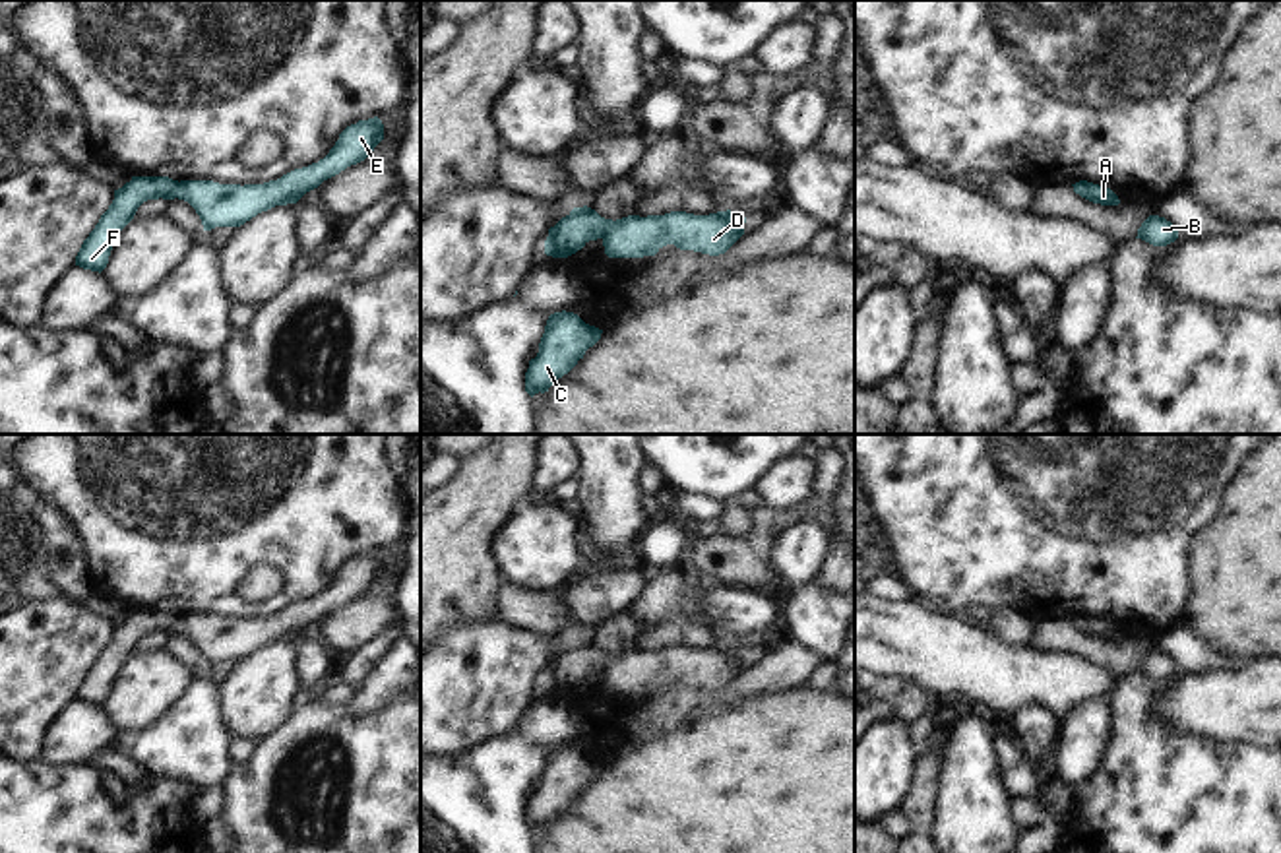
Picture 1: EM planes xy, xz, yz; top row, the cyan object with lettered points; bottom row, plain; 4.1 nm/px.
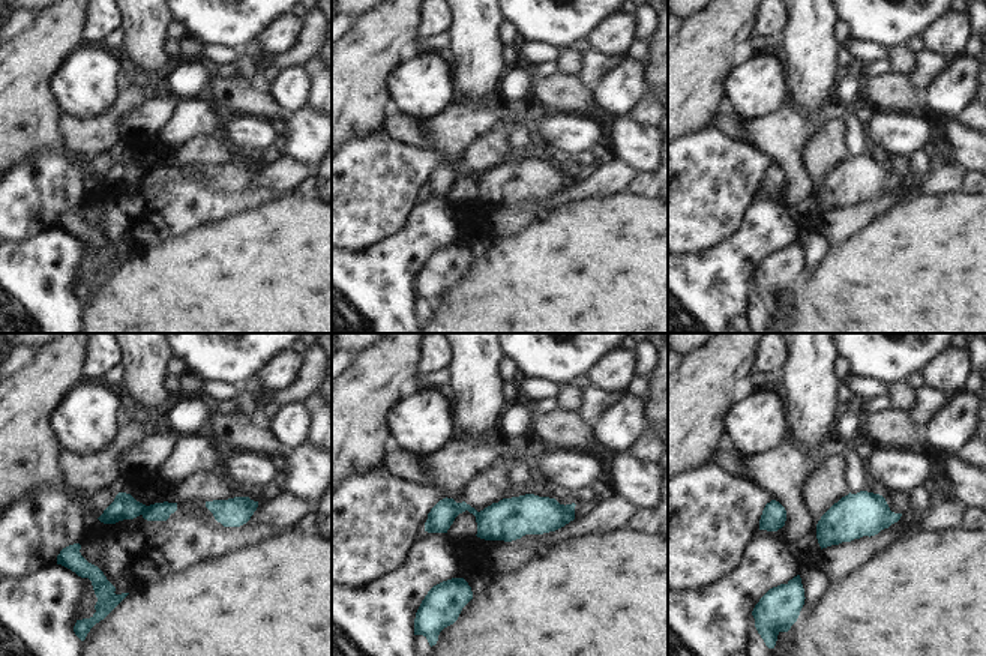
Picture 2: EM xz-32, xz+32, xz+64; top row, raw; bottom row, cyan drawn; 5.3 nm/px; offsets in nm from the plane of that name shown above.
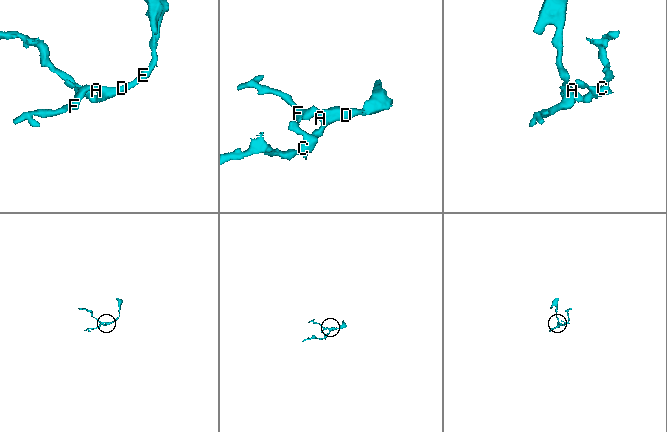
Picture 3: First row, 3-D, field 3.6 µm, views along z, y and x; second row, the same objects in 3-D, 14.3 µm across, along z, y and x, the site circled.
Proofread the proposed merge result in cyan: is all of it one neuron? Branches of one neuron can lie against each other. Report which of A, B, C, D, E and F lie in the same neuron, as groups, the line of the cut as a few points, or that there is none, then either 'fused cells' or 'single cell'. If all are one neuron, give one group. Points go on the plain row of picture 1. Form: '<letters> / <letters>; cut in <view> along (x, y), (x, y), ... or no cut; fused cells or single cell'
A B C D E F; no cut; single cell

